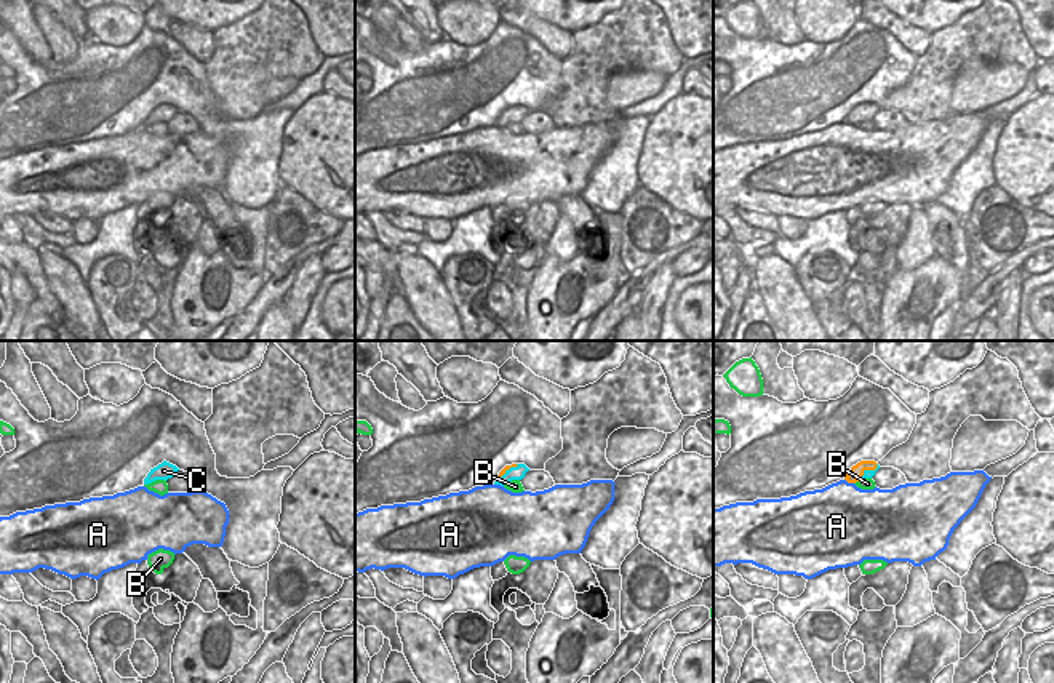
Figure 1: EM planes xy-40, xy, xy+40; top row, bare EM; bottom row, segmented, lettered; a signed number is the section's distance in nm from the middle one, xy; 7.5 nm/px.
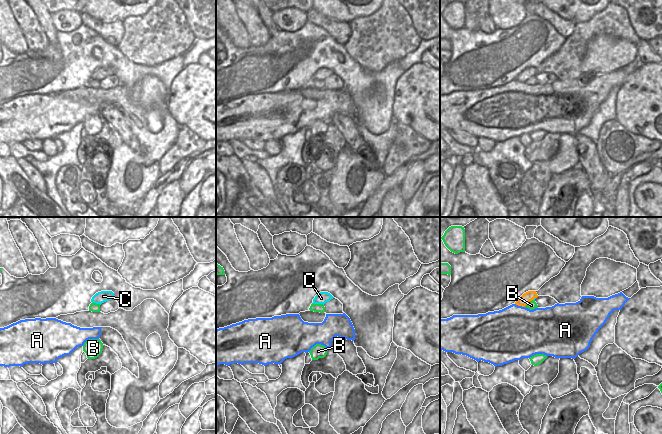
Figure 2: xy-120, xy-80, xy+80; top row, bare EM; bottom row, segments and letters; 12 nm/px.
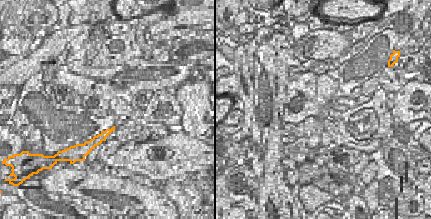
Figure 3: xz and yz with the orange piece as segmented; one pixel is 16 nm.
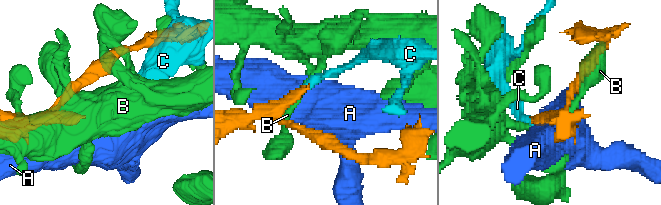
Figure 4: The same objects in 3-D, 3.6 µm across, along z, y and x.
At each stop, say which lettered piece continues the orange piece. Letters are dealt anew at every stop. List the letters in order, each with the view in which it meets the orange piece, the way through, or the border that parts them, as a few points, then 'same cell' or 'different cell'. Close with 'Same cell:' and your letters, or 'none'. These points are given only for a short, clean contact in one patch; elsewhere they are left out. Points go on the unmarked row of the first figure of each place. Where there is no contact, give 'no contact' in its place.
A: xy+40 | different cell
B: xy+40 | different cell
C: xy+40 | along xy+40 (877, 106), (859, 120) | different cell
Same cell: none

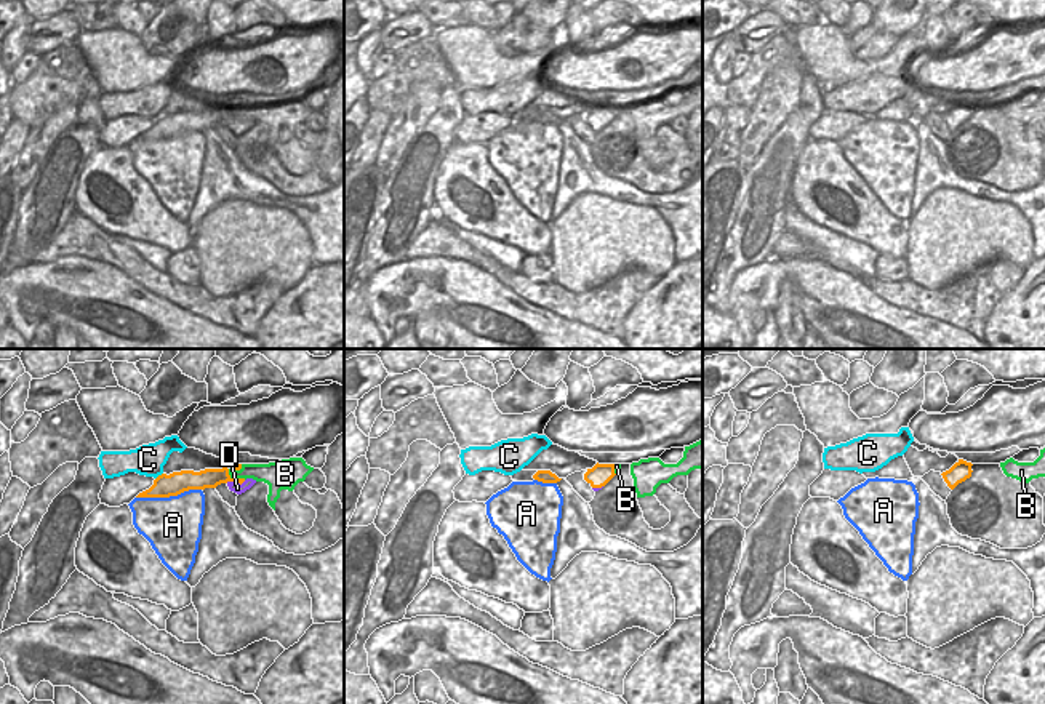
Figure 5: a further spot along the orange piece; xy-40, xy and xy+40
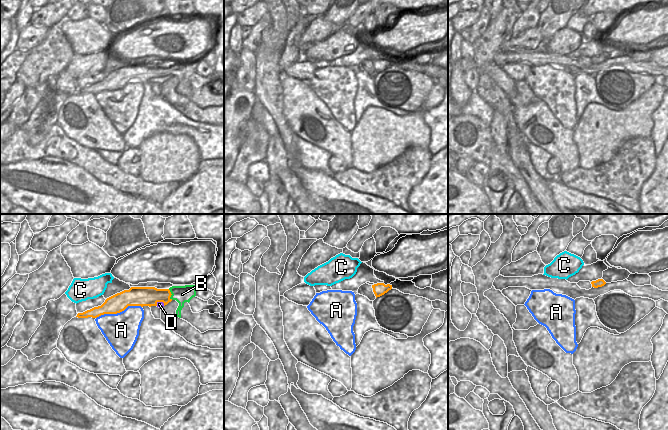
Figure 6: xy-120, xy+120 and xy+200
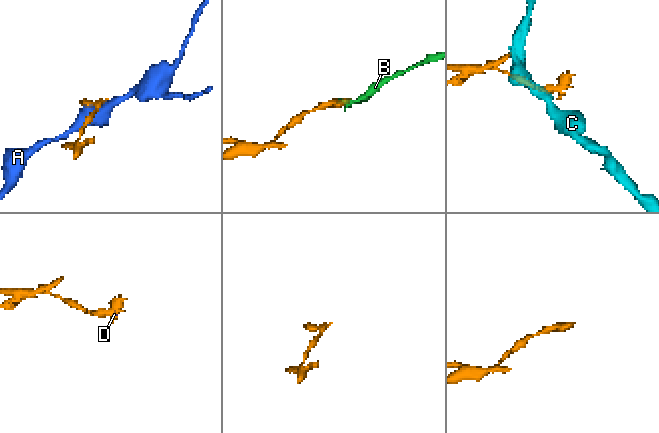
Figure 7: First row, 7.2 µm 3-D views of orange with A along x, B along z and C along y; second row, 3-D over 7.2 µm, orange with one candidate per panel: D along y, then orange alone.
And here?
A: xy-40 | different cell
B: xy-40 | across xy-40 (210, 119), (236, 120), (242, 114), (261, 114) | same cell
C: xy-40 | different cell
D: xy-40 | different cell
Same cell: B

